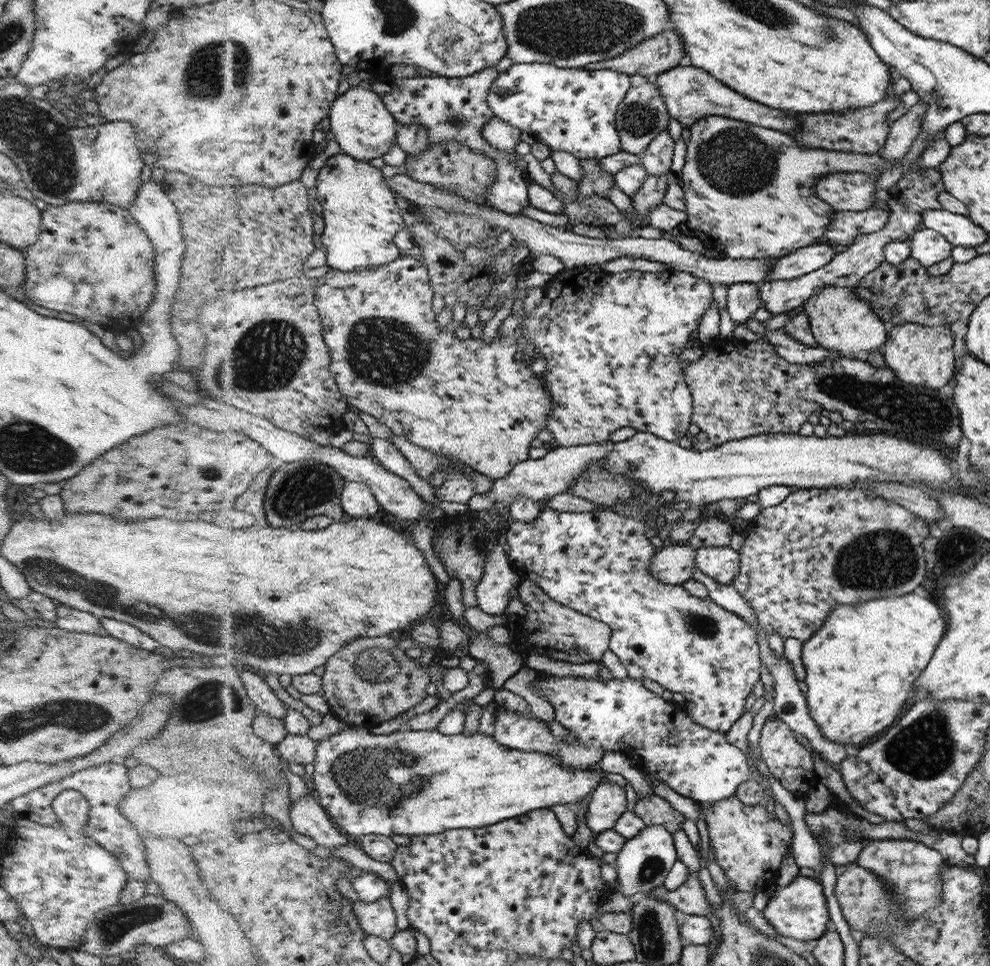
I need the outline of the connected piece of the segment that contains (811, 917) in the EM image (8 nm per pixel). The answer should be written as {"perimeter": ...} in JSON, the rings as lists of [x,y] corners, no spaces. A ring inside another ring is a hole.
{"perimeter":[[[799,874],[790,884],[774,890],[762,915],[784,938],[787,936],[794,940],[818,940],[826,933],[826,924],[830,922],[826,901],[818,876],[806,877]]]}

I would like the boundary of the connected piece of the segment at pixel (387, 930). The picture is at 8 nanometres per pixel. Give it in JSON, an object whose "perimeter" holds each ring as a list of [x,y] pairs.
{"perimeter":[[[391,895],[374,903],[356,903],[363,927],[369,935],[392,940],[399,930],[398,915]]]}

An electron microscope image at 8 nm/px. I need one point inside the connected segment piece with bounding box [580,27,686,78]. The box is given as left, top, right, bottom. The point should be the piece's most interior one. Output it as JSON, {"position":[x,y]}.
{"position":[660,53]}

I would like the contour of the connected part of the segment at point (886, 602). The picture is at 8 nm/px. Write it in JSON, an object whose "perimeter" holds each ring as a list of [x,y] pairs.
{"perimeter":[[[906,594],[902,598],[882,598],[882,600],[860,602],[859,604],[862,604],[862,606],[858,606],[858,604],[839,604],[837,608],[831,610],[831,614],[829,614],[829,618],[827,618],[825,624],[813,634],[812,638],[803,642],[803,649],[801,650],[801,661],[803,664],[799,670],[801,673],[800,680],[806,693],[809,714],[812,716],[812,720],[816,722],[816,725],[818,725],[820,733],[828,741],[840,743],[840,745],[850,747],[851,749],[854,745],[867,743],[872,736],[884,732],[888,726],[892,727],[892,722],[900,714],[904,702],[908,700],[908,696],[910,696],[910,692],[914,688],[916,678],[926,670],[926,666],[928,666],[928,662],[930,662],[936,646],[940,644],[940,640],[944,636],[944,630],[946,630],[946,622],[944,622],[938,606],[932,604],[932,602],[928,602],[928,600],[922,600],[916,594]]]}

